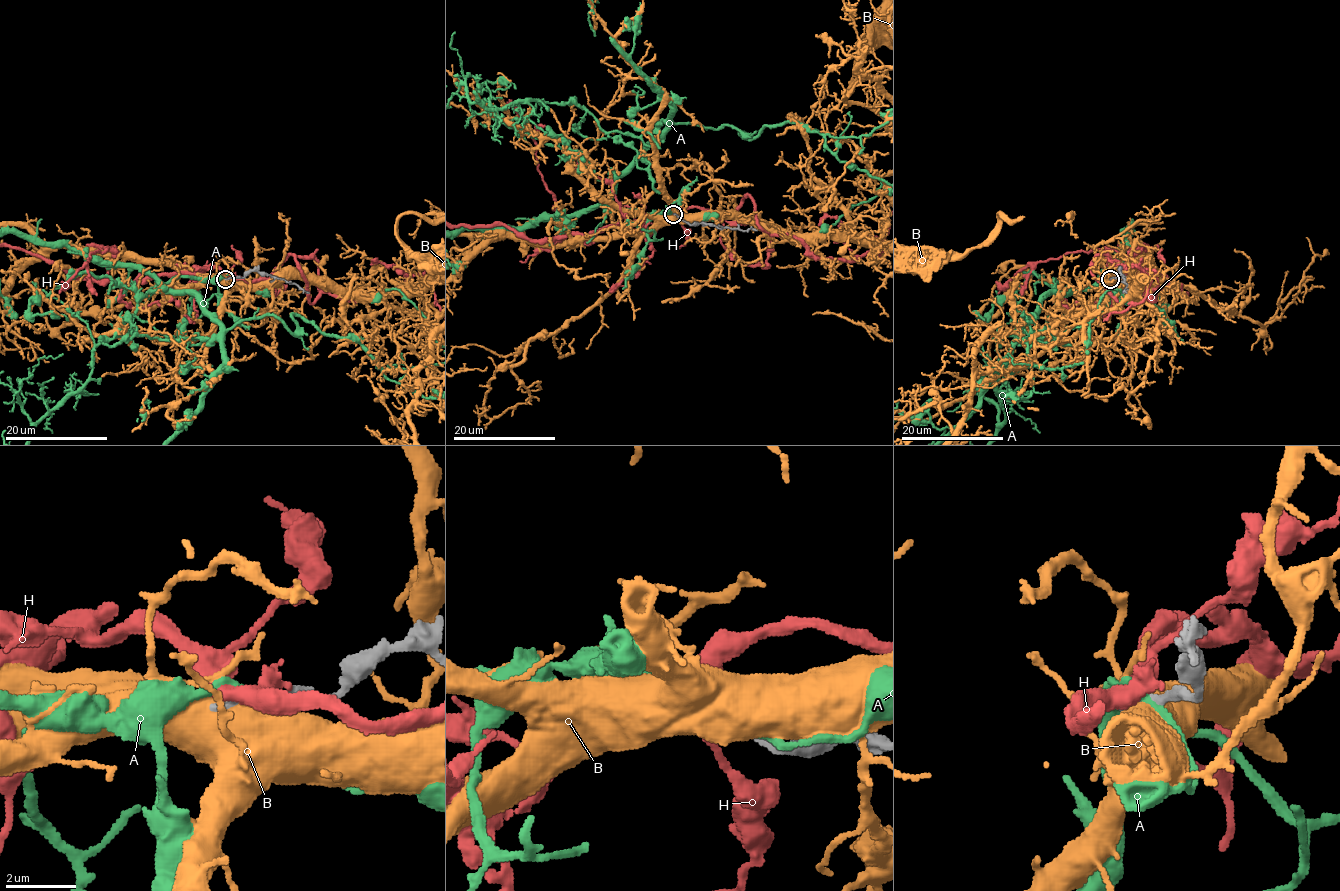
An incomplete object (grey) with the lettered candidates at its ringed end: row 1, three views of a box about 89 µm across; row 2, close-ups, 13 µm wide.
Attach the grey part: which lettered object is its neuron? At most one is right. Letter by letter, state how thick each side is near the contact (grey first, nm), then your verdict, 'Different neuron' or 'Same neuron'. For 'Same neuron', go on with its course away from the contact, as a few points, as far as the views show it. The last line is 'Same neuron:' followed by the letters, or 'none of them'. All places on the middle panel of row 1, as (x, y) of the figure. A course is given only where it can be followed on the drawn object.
A: Thickness 200 nm (grey) against 200 nm. Different neuron
B: Thickness 280 nm (grey) against 950 nm. Different neuron
H: Thickness 240 nm (grey) against 500 nm. Different neuron
Same neuron: none of them

